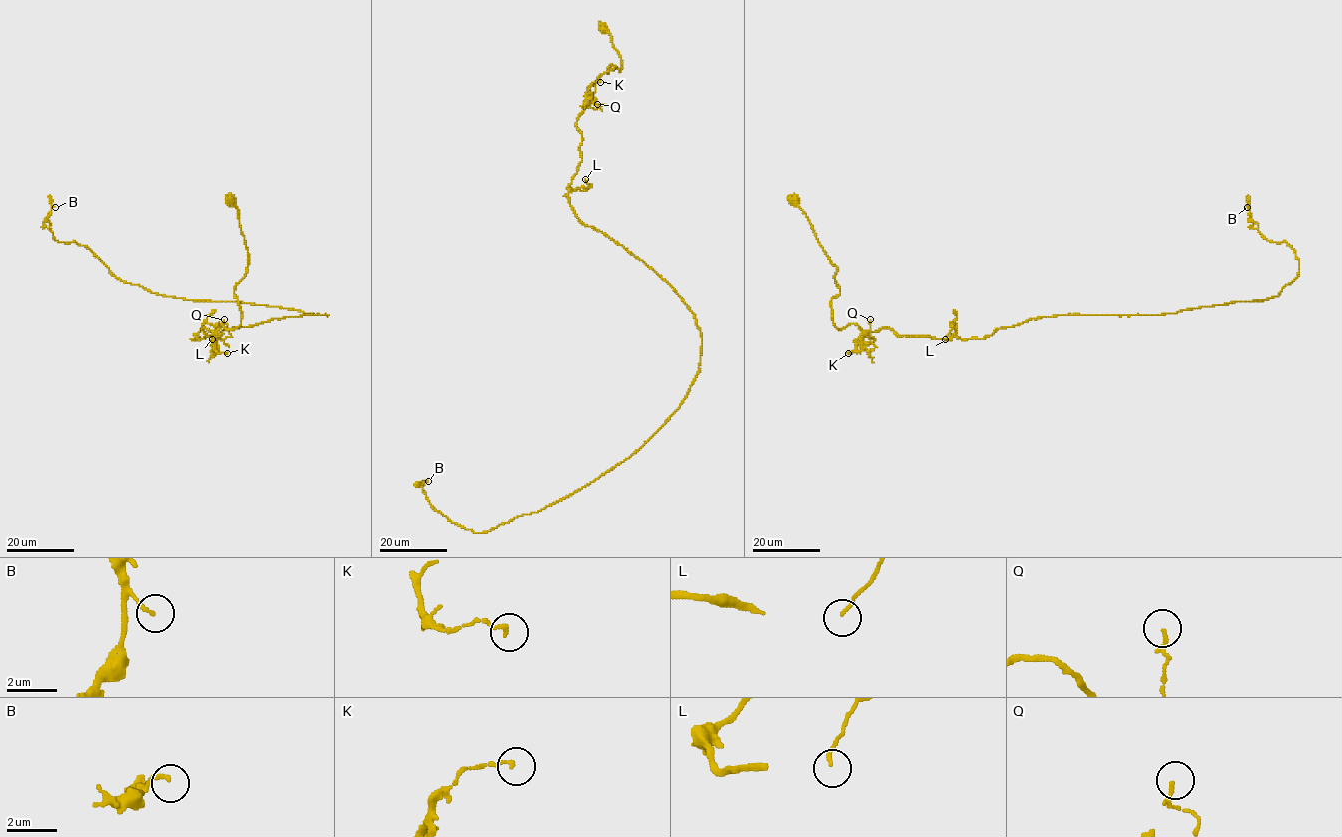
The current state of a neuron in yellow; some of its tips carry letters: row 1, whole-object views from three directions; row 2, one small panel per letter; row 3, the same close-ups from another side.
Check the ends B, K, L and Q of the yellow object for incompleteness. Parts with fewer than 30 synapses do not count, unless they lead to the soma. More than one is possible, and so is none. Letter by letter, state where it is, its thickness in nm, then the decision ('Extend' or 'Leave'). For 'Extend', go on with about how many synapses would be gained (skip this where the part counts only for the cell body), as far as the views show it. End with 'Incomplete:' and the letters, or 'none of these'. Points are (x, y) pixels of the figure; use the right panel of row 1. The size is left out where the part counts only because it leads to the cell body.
B: Place: (1247, 207). Thickness 140 nm. Leave
K: Place: (848, 353). Thickness 150 nm. Leave
L: Place: (945, 339). Thickness 90 nm. Leave
Q: Place: (870, 319). Thickness 150 nm. Leave
Incomplete: none of these

